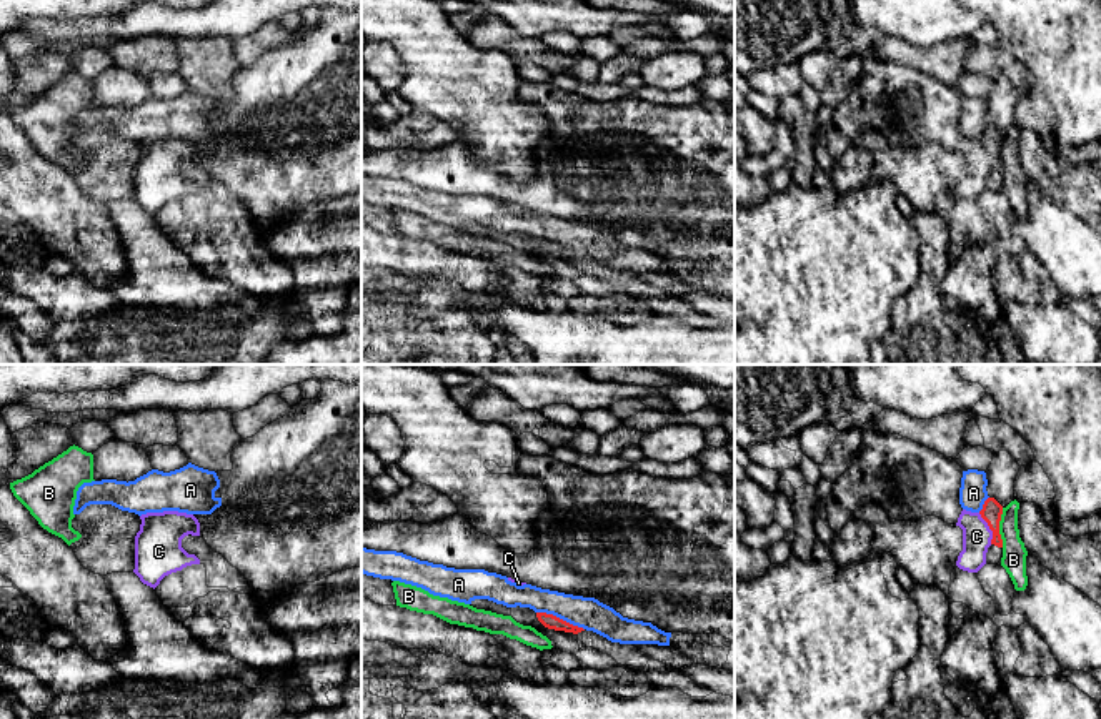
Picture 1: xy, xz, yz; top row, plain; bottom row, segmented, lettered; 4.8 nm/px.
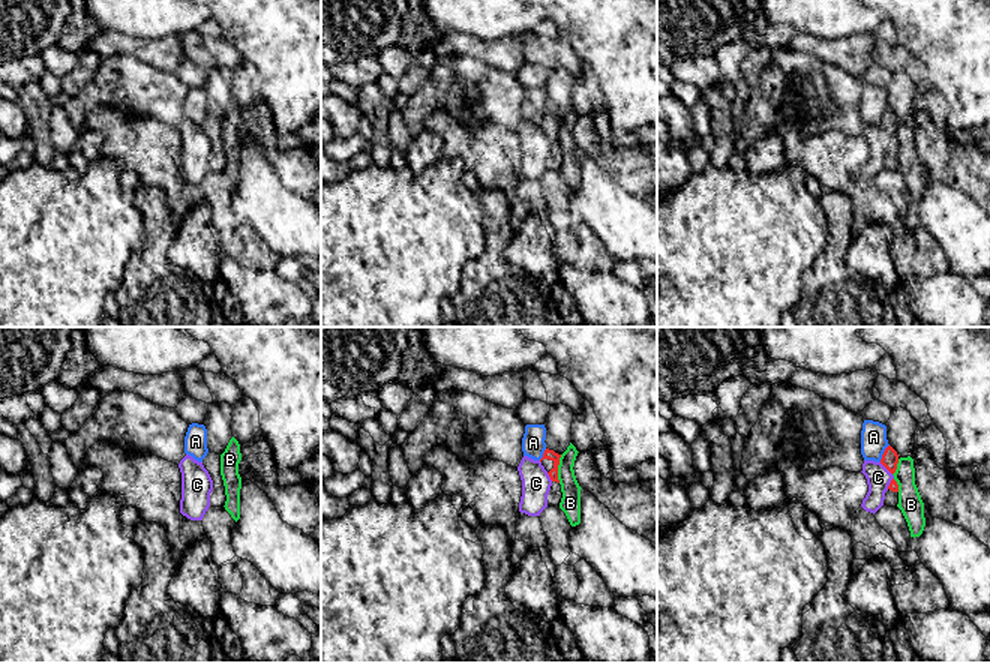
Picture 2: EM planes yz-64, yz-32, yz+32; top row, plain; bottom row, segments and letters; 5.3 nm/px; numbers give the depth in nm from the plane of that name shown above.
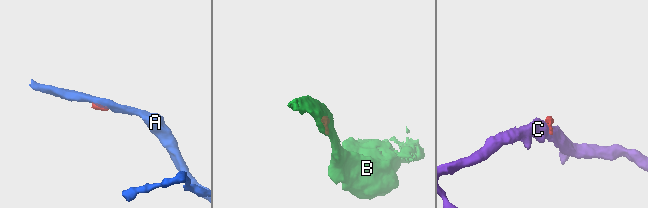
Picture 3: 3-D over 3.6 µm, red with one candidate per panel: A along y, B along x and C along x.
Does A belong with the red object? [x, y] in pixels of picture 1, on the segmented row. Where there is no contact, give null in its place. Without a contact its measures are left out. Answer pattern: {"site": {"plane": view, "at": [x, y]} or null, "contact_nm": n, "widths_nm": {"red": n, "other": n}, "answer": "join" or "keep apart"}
{"site": {"plane": "xz", "at": [558, 618]}, "contact_nm": 240, "widths_nm": {"red": 70, "other": 160}, "answer": "keep apart"}

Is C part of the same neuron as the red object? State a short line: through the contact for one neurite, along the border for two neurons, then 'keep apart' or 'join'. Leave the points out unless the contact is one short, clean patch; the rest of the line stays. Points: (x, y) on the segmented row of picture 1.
yz (978, 513), (991, 531), (991, 543) | keep apart

